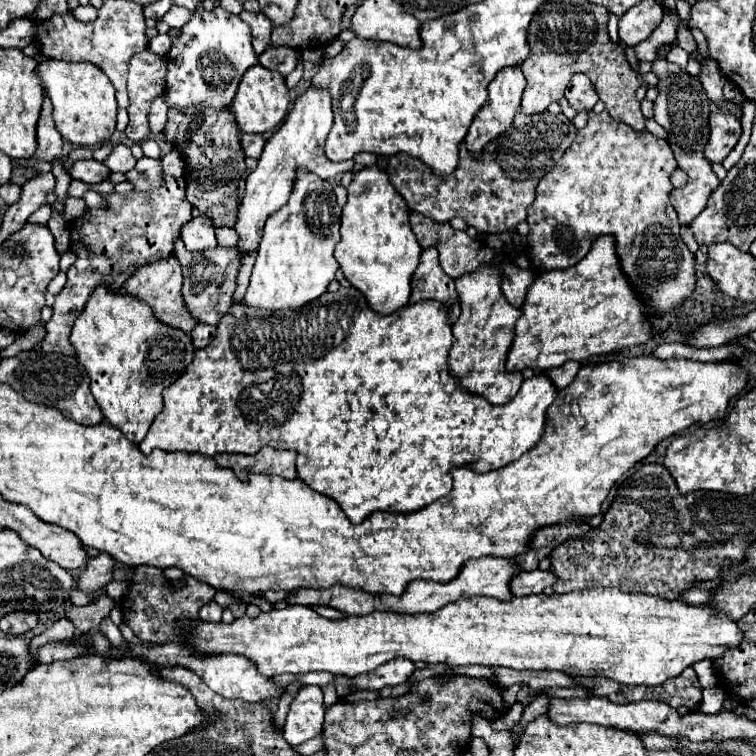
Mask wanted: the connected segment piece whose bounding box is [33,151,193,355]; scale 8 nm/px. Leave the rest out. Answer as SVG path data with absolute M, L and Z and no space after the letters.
M169 151L161 159L161 165L163 165L163 187L159 187L159 191L153 191L153 193L131 191L127 195L119 195L115 191L107 193L105 199L109 201L109 209L85 209L85 213L79 219L69 223L69 231L71 231L69 249L77 255L77 261L69 267L67 285L55 297L53 317L45 323L47 339L43 339L43 343L39 343L39 347L33 347L35 351L75 355L75 349L69 341L71 327L73 327L73 321L83 311L83 307L87 305L87 299L91 297L91 293L101 285L105 285L111 291L117 291L139 267L143 267L147 263L157 263L159 259L167 259L167 255L173 253L173 245L175 245L175 239L181 235L181 227L185 223L189 223L193 215L191 215L191 205L185 199L185 179L183 179L185 167L183 167L183 159L181 159L179 151Z

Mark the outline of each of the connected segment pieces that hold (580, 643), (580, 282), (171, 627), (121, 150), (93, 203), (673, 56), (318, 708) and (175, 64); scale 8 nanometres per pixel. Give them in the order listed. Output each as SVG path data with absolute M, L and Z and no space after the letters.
M585 589L585 591L571 591L571 593L563 593L563 595L527 595L527 597L513 597L511 601L501 601L501 599L493 599L493 597L471 597L471 599L457 599L455 603L449 603L447 607L441 607L435 613L423 613L423 615L397 615L397 613L385 613L385 611L373 611L369 615L361 615L361 617L341 617L341 619L325 619L321 615L317 615L313 609L303 607L303 605L291 605L285 609L273 609L269 613L261 613L259 617L251 619L247 615L243 615L241 619L235 619L231 625L227 623L205 623L205 621L179 621L179 625L189 625L191 627L191 637L187 639L187 645L199 653L239 653L245 655L247 659L251 659L259 673L263 673L265 677L275 677L281 673L309 673L309 671L321 671L321 669L329 669L329 673L333 675L347 675L347 677L355 677L361 673L369 673L375 667L395 659L395 657L407 657L411 661L425 661L425 663L445 663L449 667L457 667L457 665L487 665L487 667L509 667L509 669L541 669L541 671L563 671L565 675L571 677L609 677L617 683L623 685L661 685L667 679L673 679L675 675L681 675L683 669L691 667L697 661L703 659L719 659L727 649L731 647L739 647L739 643L743 641L743 631L739 631L737 621L727 619L727 615L715 611L709 605L689 605L683 603L683 599L663 599L663 597L651 597L651 595L643 595L643 593L625 593L621 589Z
M603 235L595 239L591 251L569 269L545 271L535 277L523 311L515 321L513 345L507 353L507 371L551 369L565 361L583 361L593 355L641 345L649 341L653 329L645 307L631 291L627 277L615 255L615 239Z
M135 567L133 581L129 583L127 593L121 599L123 621L133 629L133 633L145 643L163 643L179 641L175 635L175 619L199 619L199 609L209 603L215 595L215 589L207 583L199 583L195 577L185 577L187 585L171 589L167 579L157 567Z
M123 143L115 145L113 151L109 153L109 157L103 161L111 173L117 173L117 171L131 171L135 167L135 157L131 155L131 149Z
M89 190L83 195L87 208L104 208L104 196L94 190Z
M674 46L666 57L668 61L678 64L682 71L686 70L688 58L689 54L679 46Z
M305 685L295 695L287 721L283 727L283 737L289 745L301 745L307 739L313 739L321 733L323 727L323 691L317 685Z
M199 7L181 27L179 37L171 45L171 53L167 53L167 103L179 109L199 103L213 109L231 107L243 73L253 65L257 65L257 55L251 47L251 29L247 23L223 7L211 11Z

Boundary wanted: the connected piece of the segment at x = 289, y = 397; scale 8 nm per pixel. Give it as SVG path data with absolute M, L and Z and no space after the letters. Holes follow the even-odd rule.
M341 287L337 293L323 293L311 307L311 303L305 303L299 307L299 311L263 311L259 307L247 307L245 301L233 301L229 311L223 315L223 319L217 325L215 339L207 345L207 349L199 349L195 353L195 359L191 361L191 367L171 385L163 391L165 407L155 417L155 423L151 425L147 437L139 445L143 453L151 453L153 449L161 449L167 453L173 451L189 451L189 453L203 453L203 455L217 455L217 453L245 453L255 455L261 447L269 445L275 449L293 449L299 457L299 479L305 481L311 489L335 499L347 519L351 523L361 523L367 515L375 511L387 511L387 513L413 513L429 503L445 497L451 491L451 475L449 471L453 467L471 465L477 473L487 473L493 469L501 469L509 465L511 461L519 459L523 453L535 447L539 437L543 435L545 425L545 413L547 407L557 399L557 389L549 381L547 375L537 373L531 379L525 379L519 393L507 403L507 405L491 405L479 395L469 395L465 389L459 387L459 383L449 377L447 373L447 353L451 349L451 327L447 323L447 307L435 301L423 301L415 305L403 307L403 311L395 315L377 315L373 313L363 295L359 295L353 287L345 289ZM345 307L345 311L343 311ZM265 363L275 363L269 369L257 369L255 367L267 367Z

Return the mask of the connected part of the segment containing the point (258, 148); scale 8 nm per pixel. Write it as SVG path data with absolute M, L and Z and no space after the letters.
M243 133L241 135L241 145L243 145L243 151L245 151L247 157L259 159L261 151L263 151L263 145L265 145L265 137L263 135L247 135L247 133Z

